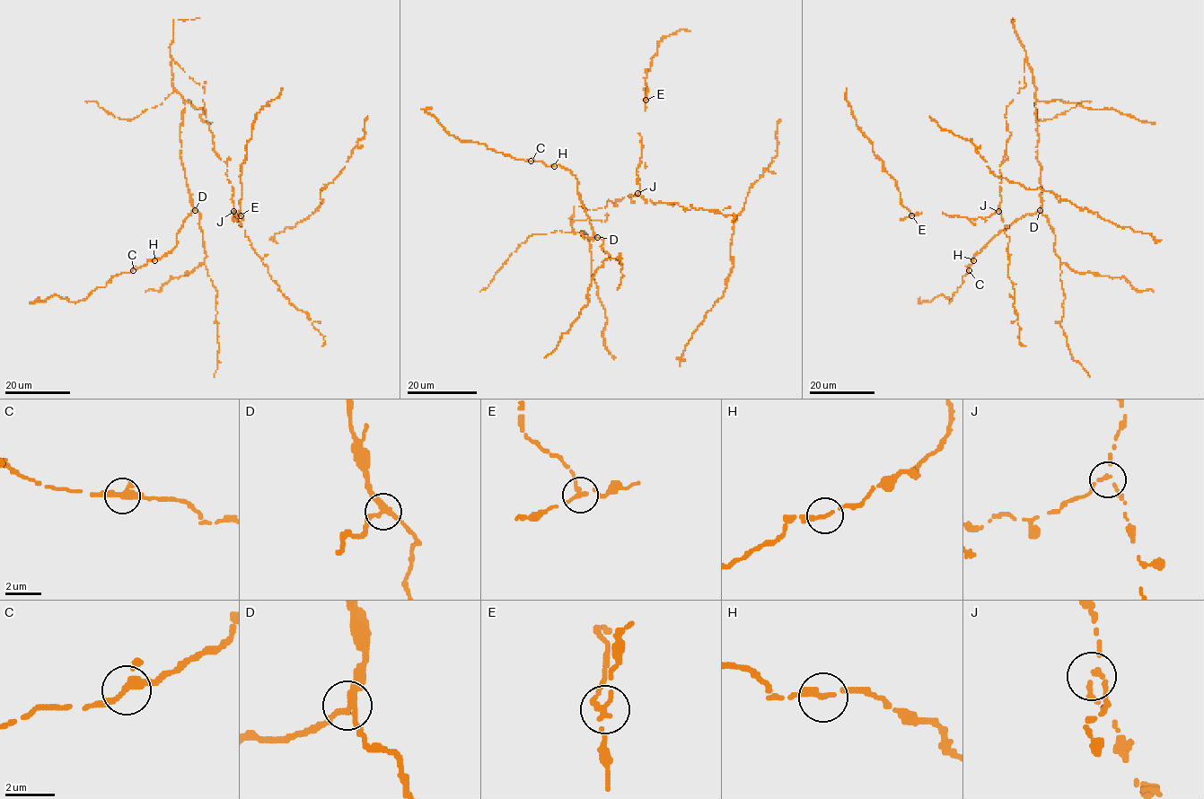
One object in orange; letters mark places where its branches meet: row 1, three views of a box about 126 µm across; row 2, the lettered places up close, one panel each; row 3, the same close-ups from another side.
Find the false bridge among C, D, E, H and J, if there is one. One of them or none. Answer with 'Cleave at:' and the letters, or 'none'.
Cleave at: none

